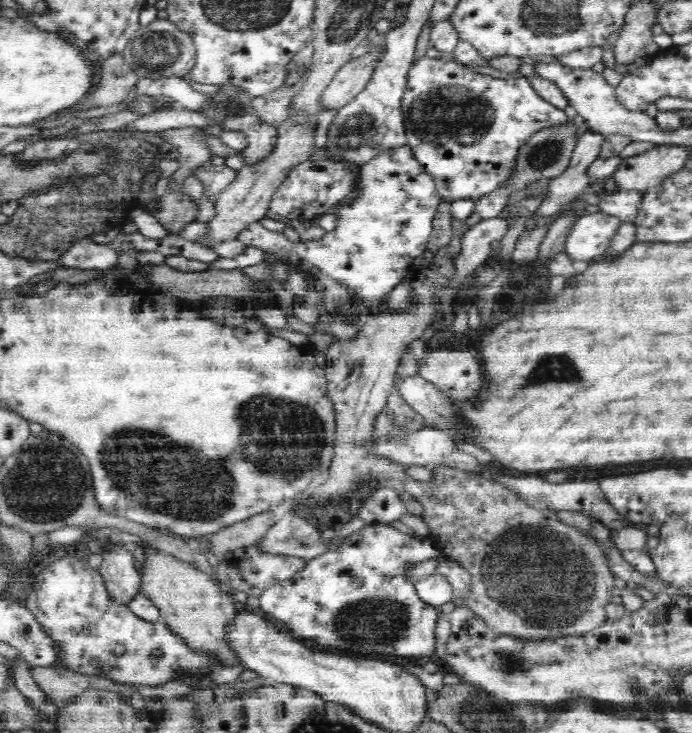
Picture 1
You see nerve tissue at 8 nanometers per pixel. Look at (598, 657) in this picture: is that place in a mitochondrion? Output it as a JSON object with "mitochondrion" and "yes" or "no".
{"mitochondrion":"no"}

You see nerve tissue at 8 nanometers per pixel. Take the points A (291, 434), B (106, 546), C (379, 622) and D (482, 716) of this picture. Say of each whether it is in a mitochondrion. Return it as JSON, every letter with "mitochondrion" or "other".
{"A":"mitochondrion","B":"other","C":"mitochondrion","D":"mitochondrion"}

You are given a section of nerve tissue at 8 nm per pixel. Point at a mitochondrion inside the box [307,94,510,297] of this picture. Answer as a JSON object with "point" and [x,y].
{"point":[354,133]}

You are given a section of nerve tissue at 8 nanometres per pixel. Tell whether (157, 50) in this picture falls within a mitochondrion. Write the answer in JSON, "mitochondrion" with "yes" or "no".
{"mitochondrion":"yes"}

